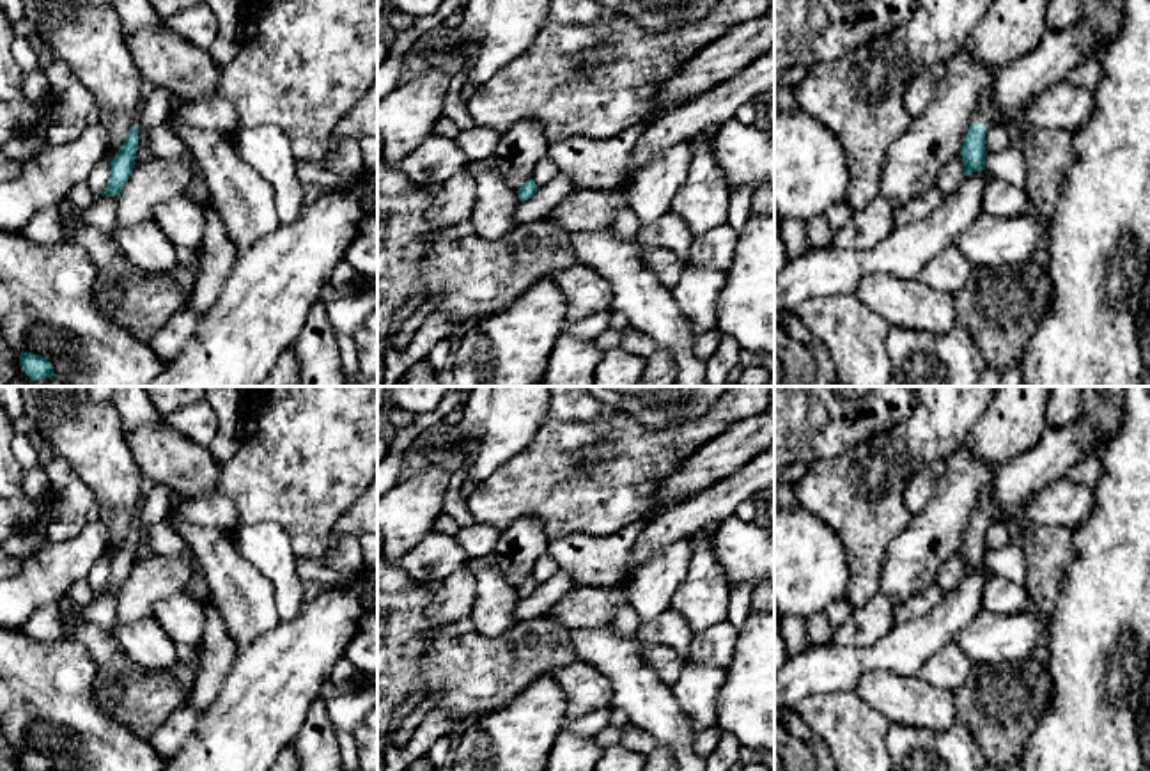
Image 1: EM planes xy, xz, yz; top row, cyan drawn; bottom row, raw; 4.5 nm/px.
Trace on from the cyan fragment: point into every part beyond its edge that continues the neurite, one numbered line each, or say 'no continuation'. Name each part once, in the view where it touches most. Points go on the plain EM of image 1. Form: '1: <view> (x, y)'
1: yz (986, 511)

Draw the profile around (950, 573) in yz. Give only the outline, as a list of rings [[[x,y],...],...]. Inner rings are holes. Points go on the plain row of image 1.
[[[953,553],[944,565],[937,572],[937,585],[943,588],[943,592],[952,592],[957,588],[959,580],[964,574],[964,558],[962,553]]]

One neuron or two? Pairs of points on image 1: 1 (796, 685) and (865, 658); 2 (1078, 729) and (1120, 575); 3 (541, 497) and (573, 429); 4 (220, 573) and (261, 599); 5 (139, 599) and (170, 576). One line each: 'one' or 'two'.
1: one
2: one
3: one
4: one
5: one

